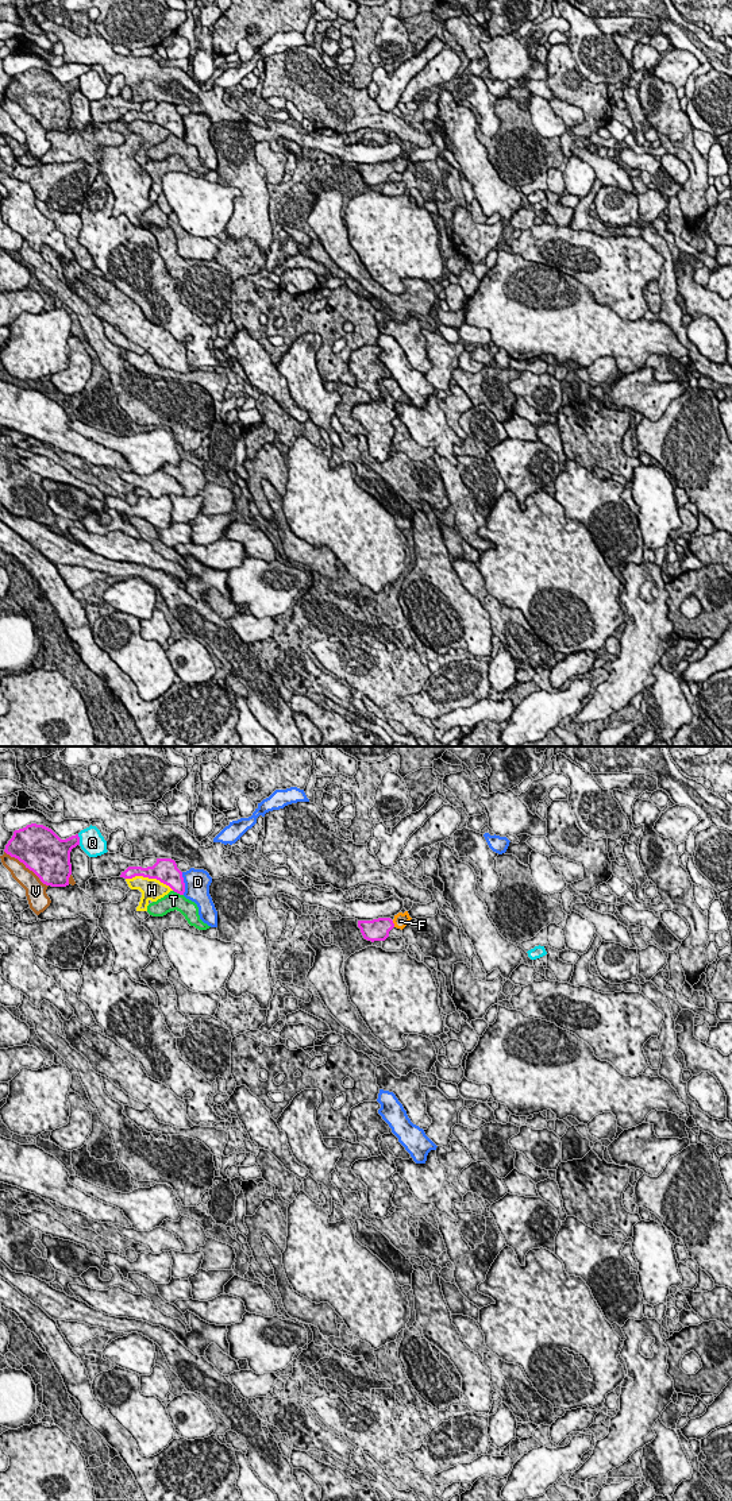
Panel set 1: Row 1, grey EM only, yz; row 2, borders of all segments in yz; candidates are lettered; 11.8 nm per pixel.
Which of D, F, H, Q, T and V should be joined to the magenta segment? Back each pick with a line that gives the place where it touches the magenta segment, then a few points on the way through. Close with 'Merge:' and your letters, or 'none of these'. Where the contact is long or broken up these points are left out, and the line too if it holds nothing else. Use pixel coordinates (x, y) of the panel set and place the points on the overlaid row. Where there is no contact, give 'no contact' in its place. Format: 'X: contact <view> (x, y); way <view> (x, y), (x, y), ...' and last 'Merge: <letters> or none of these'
F: contact yz (393, 923); way yz (378, 929), (386, 923), (393, 923), (400, 921)
Merge: F

